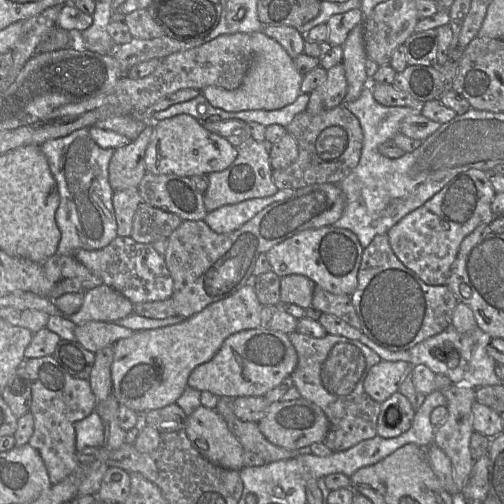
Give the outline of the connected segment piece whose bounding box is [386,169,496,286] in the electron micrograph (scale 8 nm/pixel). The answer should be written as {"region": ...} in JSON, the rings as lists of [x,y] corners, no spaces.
{"region":[[[470,169],[453,177],[439,192],[421,207],[403,217],[386,235],[396,257],[428,285],[446,285],[451,266],[461,242],[486,219],[493,215],[491,202],[496,194],[485,171]]]}

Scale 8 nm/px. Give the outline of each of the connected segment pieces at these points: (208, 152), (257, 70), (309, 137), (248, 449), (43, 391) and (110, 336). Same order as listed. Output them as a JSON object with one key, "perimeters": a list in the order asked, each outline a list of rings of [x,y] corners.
{"perimeters":[[[[180,114],[154,122],[144,160],[148,173],[175,174],[191,178],[225,170],[234,162],[237,154],[237,148],[225,138],[206,130],[196,118]]],[[[262,30],[251,34],[250,45],[253,63],[238,88],[226,90],[222,87],[207,86],[201,90],[201,94],[213,107],[227,112],[277,110],[293,103],[300,95],[303,75],[298,72],[287,51]]],[[[343,105],[310,114],[297,114],[286,126],[298,145],[298,157],[285,169],[273,170],[272,181],[278,189],[301,189],[312,184],[338,184],[359,163],[364,135],[357,117]]],[[[222,396],[220,397],[218,404],[216,405],[216,411],[225,419],[228,428],[230,431],[237,437],[239,442],[242,445],[243,448],[243,460],[244,460],[244,466],[262,466],[265,464],[268,464],[270,462],[294,458],[301,454],[309,454],[309,453],[300,453],[299,450],[289,450],[277,445],[272,444],[260,431],[258,423],[252,422],[252,421],[242,421],[240,420],[233,412],[233,401],[235,398],[233,397],[227,397]]],[[[51,356],[25,359],[31,378],[31,413],[34,417],[33,434],[28,444],[35,448],[46,466],[52,484],[58,483],[80,466],[75,423],[89,416],[97,406],[89,381],[71,376]]],[[[88,321],[76,325],[74,329],[76,340],[93,353],[113,345],[118,340],[128,338],[133,333],[131,329],[114,322],[101,321]]]]}

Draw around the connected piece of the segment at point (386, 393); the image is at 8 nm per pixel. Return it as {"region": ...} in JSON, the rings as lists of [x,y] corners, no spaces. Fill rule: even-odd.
{"region":[[[380,361],[368,371],[364,391],[374,401],[382,403],[399,391],[401,380],[412,367],[405,361]]]}

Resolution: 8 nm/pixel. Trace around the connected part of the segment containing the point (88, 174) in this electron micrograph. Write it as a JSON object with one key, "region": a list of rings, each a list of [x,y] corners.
{"region":[[[82,128],[57,139],[48,140],[40,146],[48,161],[49,168],[56,180],[59,193],[59,206],[55,220],[61,232],[57,253],[74,256],[79,249],[99,250],[106,247],[117,235],[117,222],[112,203],[114,190],[109,183],[109,162],[114,149],[100,147],[90,136],[88,128]]]}

